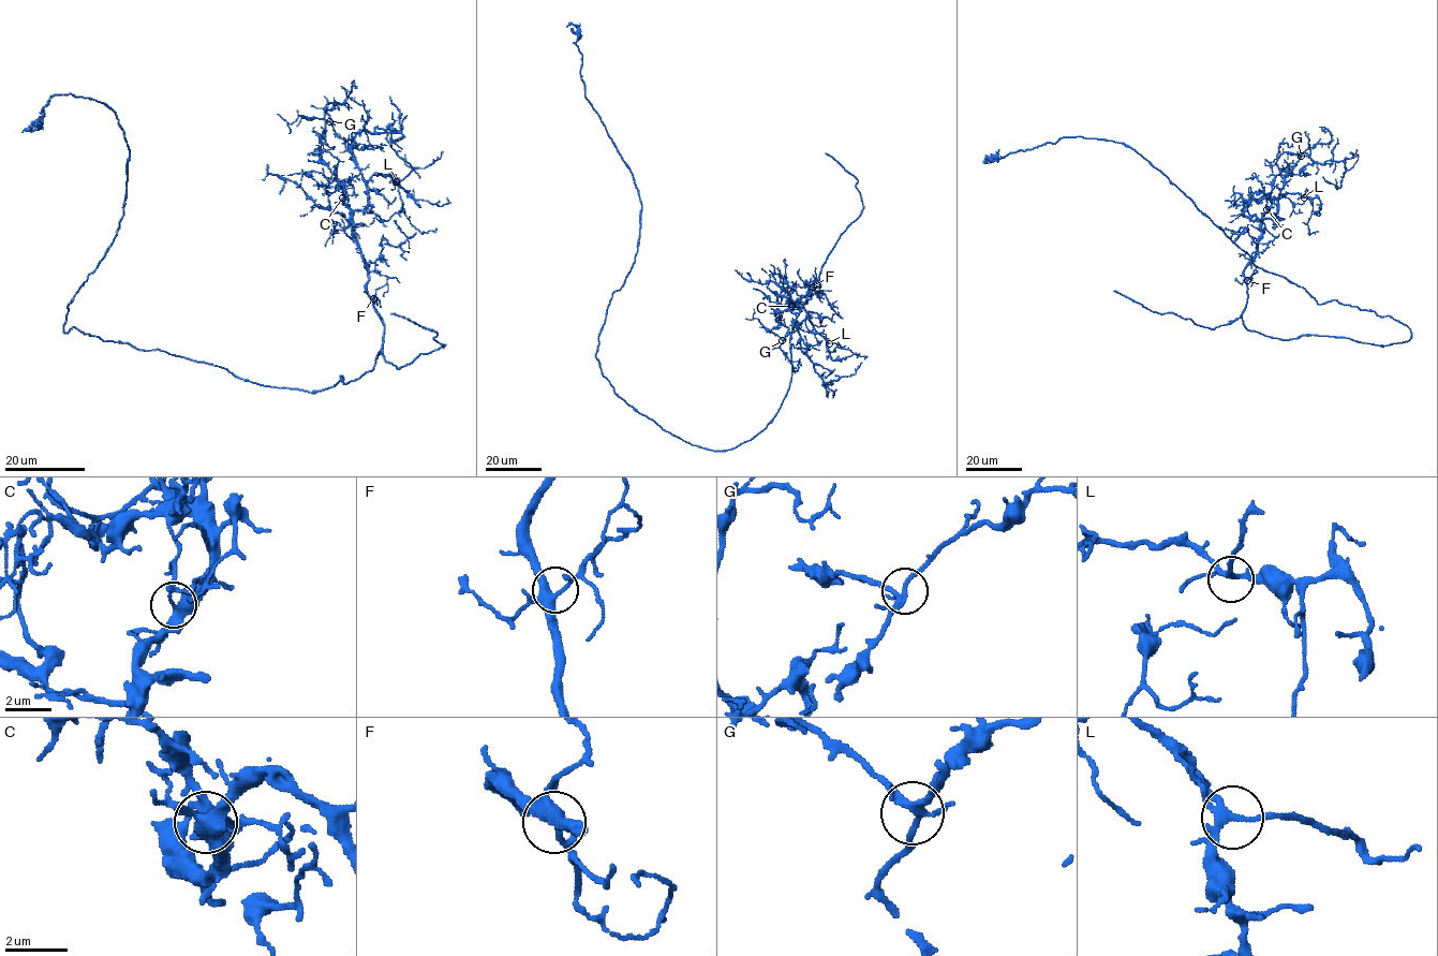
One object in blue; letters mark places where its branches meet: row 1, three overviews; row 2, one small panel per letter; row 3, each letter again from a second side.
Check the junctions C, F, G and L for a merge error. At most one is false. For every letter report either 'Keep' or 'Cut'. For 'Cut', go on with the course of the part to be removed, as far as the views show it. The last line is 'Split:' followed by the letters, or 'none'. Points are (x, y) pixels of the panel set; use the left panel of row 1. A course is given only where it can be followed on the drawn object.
C: Cut. Course of the part to remove: (342, 199), (344, 187), (342, 182), (335, 186), (344, 184), (346, 188), (353, 187)
F: Keep
G: Keep
L: Keep
Split: C

